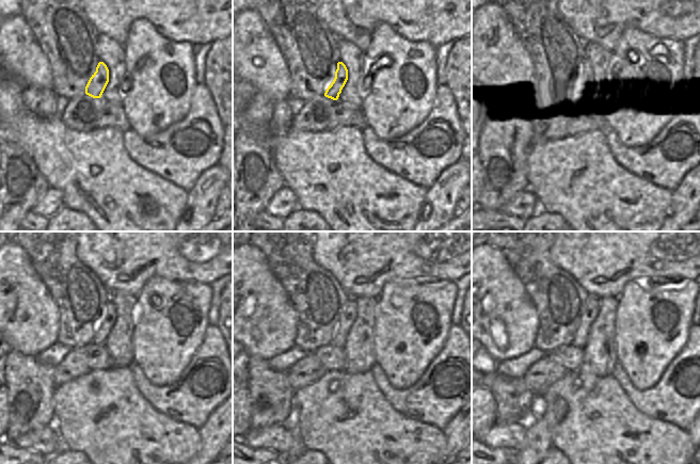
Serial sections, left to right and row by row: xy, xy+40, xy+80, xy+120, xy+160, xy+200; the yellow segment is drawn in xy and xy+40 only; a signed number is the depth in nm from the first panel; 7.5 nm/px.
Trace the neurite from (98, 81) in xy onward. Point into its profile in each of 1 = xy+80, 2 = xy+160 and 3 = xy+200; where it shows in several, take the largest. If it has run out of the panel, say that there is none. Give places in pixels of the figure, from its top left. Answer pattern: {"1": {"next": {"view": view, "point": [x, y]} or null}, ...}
{"1": {"next": {"view": "xy+80", "point": [577, 91]}}, "2": {"next": {"view": "xy+160", "point": [349, 315]}}, "3": {"next": {"view": "xy+200", "point": [592, 306]}}}

